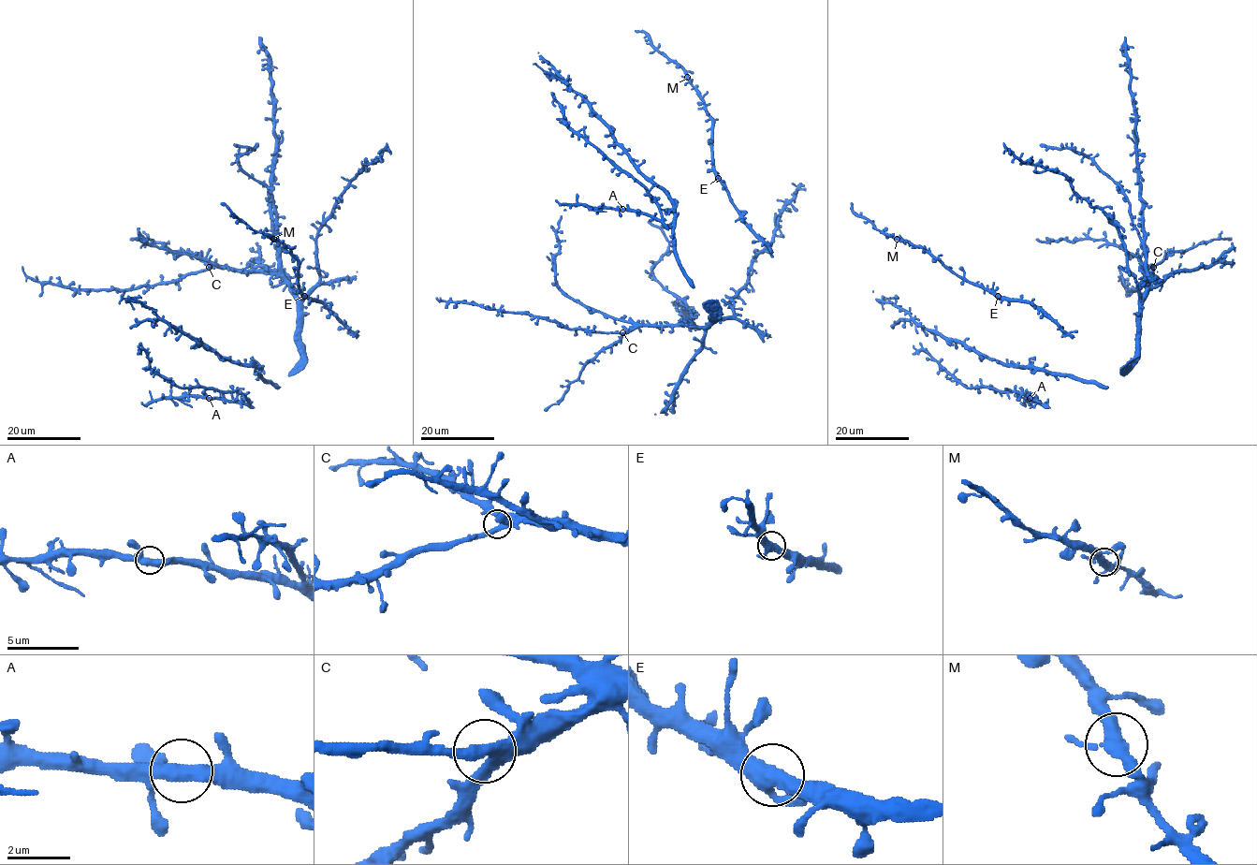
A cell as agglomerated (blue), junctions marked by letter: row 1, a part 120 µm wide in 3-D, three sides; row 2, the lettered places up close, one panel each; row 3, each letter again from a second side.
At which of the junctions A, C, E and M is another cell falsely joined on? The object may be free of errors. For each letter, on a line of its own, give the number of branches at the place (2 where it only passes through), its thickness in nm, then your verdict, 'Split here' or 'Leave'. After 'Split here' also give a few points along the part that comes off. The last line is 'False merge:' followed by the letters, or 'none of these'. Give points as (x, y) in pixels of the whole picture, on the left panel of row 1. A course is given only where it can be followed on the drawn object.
A: Branches: 3. Thickness 380 nm. Leave
C: Branches: 3. Thickness 400 nm. Leave
E: Branches: 3. Thickness 400 nm. Leave
M: Branches: 3. Thickness 400 nm. Leave
False merge: none of these

